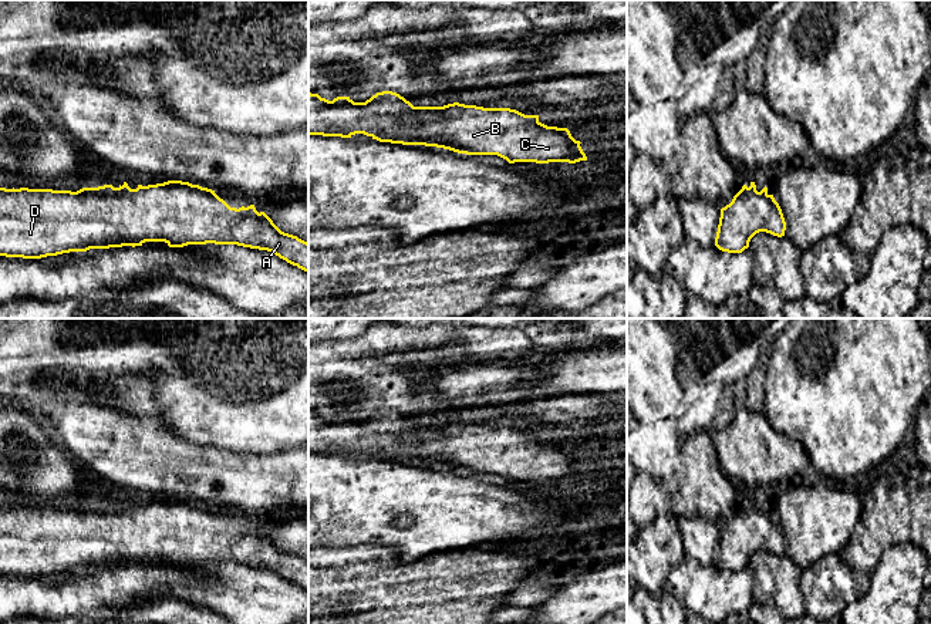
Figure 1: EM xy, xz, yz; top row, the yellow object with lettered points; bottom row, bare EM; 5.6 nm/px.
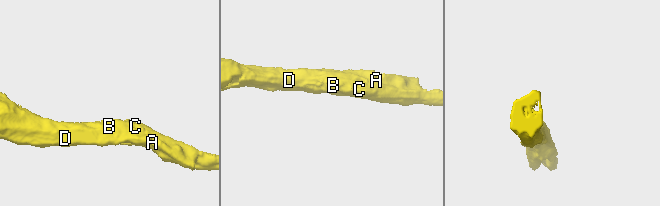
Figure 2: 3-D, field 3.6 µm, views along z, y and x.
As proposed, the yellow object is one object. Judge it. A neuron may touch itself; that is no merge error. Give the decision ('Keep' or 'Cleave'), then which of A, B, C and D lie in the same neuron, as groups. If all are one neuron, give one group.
Keep. Groups: A B C D

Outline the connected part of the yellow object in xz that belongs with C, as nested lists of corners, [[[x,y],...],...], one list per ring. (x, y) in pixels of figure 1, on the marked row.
[[[392,91],[377,92],[365,102],[354,102],[350,97],[337,97],[328,101],[318,94],[308,92],[308,135],[351,138],[355,134],[364,134],[380,142],[436,146],[466,155],[497,155],[509,163],[587,161],[580,146],[581,142],[576,141],[567,128],[547,127],[539,121],[539,115],[524,115],[510,108],[483,108],[459,102],[443,107],[414,107]]]

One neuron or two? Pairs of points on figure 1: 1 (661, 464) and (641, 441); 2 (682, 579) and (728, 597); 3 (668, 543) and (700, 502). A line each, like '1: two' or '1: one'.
1: one
2: one
3: two

